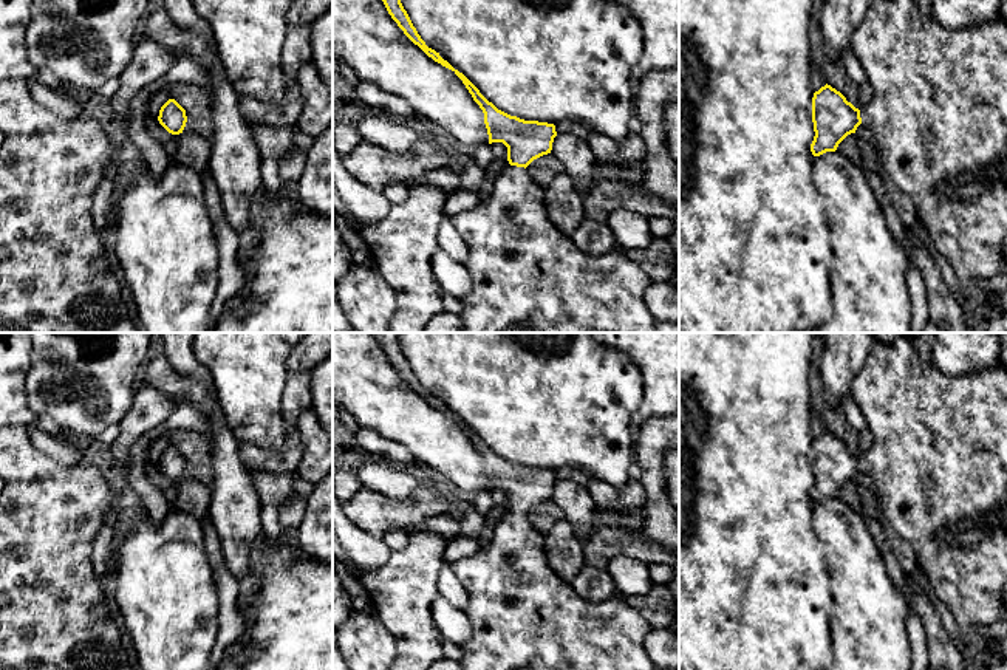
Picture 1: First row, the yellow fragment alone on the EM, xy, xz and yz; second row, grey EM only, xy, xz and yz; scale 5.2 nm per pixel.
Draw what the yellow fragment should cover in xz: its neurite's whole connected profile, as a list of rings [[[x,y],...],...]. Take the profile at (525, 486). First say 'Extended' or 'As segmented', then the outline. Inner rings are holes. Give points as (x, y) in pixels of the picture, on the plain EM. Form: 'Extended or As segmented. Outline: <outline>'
Extended. Outline: [[[401,333],[371,334],[404,381],[463,427],[484,460],[489,491],[503,489],[507,494],[509,512],[487,532],[481,548],[452,563],[455,576],[467,591],[463,611],[472,630],[469,641],[459,645],[463,670],[657,670],[643,645],[653,628],[623,596],[591,603],[551,569],[544,555],[546,535],[531,525],[526,514],[551,500],[557,483],[555,472],[524,467],[498,456],[463,419],[425,391],[401,350]]]

